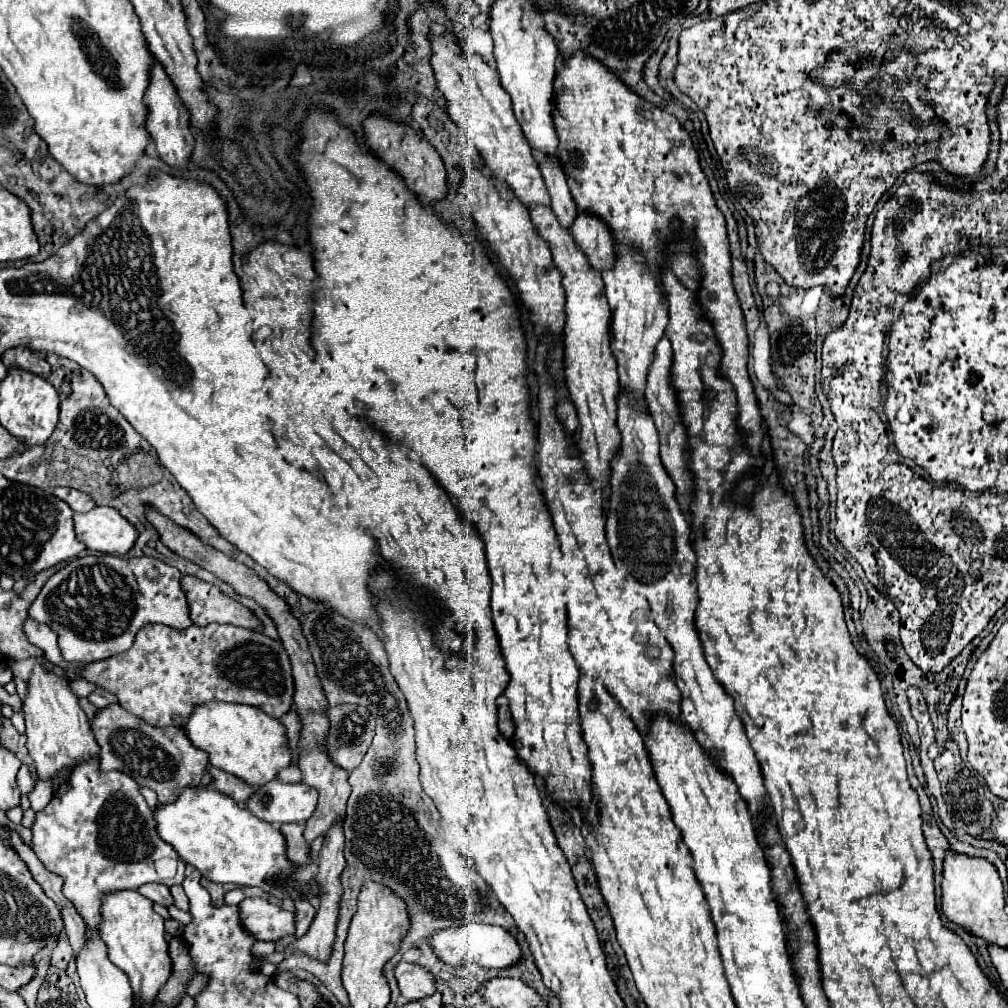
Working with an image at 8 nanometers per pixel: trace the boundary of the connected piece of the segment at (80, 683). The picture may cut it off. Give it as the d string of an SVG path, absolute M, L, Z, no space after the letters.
M80 678L80 680L72 680L72 682L70 682L70 690L72 690L74 694L78 694L78 698L82 698L82 696L88 696L92 690L96 690L96 686Z

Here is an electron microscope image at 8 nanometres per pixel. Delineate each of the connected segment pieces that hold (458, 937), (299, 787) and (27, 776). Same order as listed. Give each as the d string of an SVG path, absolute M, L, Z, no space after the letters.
M464 924L460 928L436 930L428 938L428 944L434 950L436 958L450 966L480 964L486 968L504 968L520 958L520 946L516 944L514 936L498 926L488 926L488 924Z
M272 780L260 786L248 800L246 810L270 824L306 822L316 808L318 792L306 784Z
M22 766L18 772L18 788L22 796L30 796L30 792L34 790L34 778L26 766Z

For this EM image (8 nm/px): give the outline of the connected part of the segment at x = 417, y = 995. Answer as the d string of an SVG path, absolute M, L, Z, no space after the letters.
M398 962L394 966L394 976L396 976L398 988L400 988L400 996L406 1002L420 1000L420 998L426 998L426 996L430 996L430 994L436 992L434 976L430 972L426 972L418 964Z

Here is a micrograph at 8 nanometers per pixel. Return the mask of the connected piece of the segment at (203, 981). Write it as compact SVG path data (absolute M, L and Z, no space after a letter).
M201 973L195 974L188 983L186 991L187 994L192 997L195 997L198 993L200 993L204 989L204 987L207 984L207 981L208 981L207 976Z

